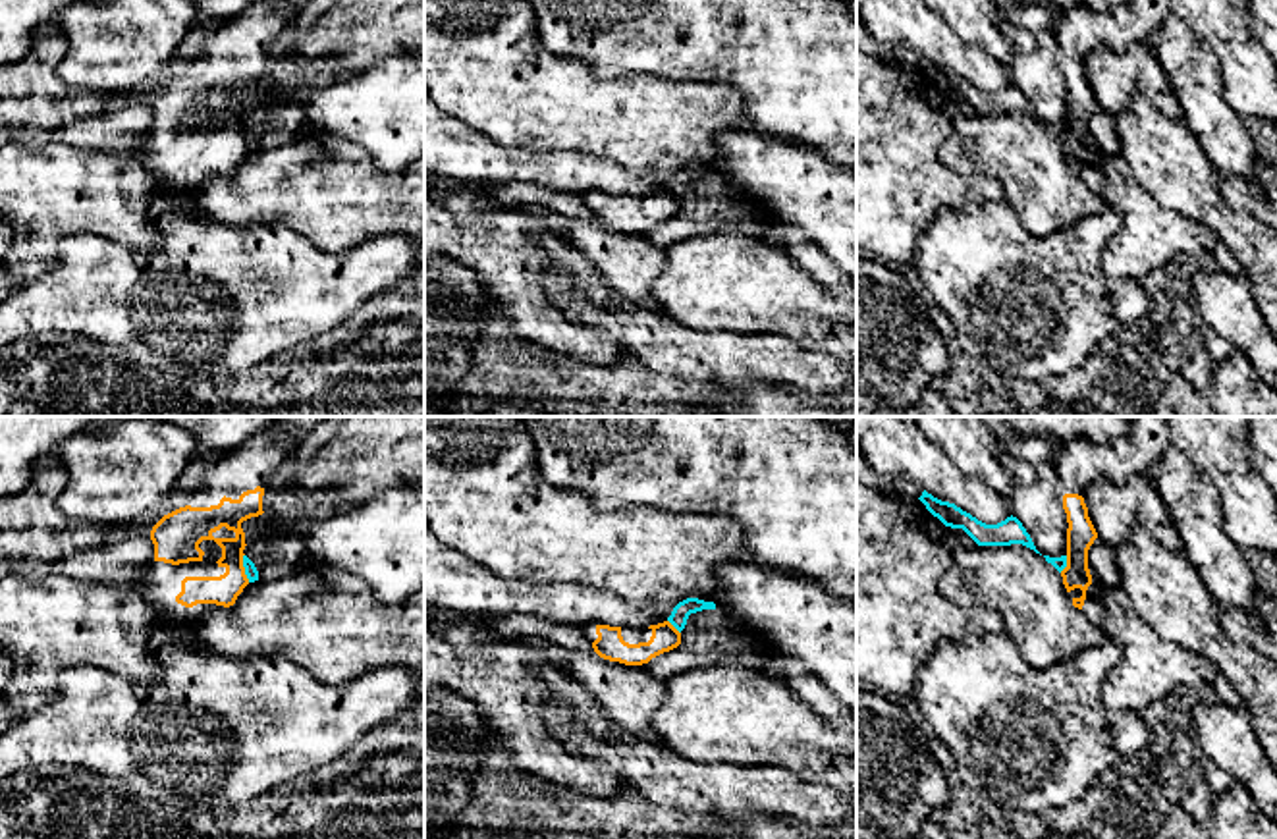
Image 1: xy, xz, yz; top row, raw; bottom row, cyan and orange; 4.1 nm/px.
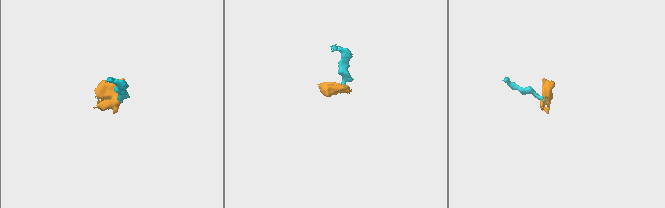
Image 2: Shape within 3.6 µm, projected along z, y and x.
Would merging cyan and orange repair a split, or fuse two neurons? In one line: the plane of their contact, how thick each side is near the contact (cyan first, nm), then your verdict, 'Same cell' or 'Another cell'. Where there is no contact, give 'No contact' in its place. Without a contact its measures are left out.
Touches cyan in xy. Thickness 50 nm (cyan) against 130 nm. Another cell

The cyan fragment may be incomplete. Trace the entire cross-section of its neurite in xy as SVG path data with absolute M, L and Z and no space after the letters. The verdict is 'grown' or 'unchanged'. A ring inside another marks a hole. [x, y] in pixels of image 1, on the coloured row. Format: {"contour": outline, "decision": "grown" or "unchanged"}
{"contour": "M295 530L258 536L247 542L243 554L249 582L272 582L312 565L305 534Z", "decision": "grown"}

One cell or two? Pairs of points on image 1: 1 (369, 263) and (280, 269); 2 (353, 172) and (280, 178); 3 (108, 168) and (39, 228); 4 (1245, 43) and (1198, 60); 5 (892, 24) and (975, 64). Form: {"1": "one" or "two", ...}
{"1": "one", "2": "one", "3": "one", "4": "two", "5": "one"}

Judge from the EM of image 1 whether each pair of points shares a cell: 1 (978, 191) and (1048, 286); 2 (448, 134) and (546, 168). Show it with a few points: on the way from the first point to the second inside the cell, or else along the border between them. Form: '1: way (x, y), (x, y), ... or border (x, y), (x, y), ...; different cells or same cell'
1: border (1004, 199), (946, 205), (942, 209); different cells
2: way (473, 157), (496, 164), (521, 164); same cell

